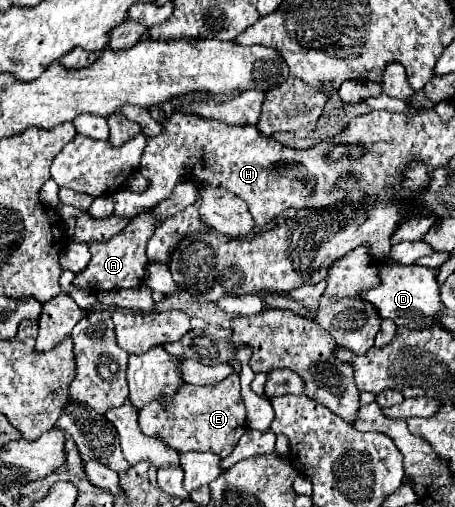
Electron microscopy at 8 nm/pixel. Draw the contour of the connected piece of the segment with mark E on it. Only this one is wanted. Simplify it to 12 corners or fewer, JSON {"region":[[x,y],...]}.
{"region":[[240,376],[184,384],[144,406],[140,430],[226,458],[246,428]]}

